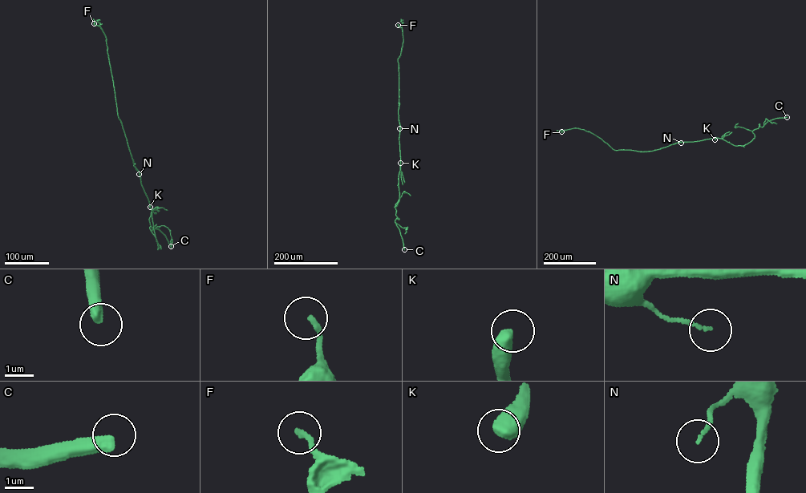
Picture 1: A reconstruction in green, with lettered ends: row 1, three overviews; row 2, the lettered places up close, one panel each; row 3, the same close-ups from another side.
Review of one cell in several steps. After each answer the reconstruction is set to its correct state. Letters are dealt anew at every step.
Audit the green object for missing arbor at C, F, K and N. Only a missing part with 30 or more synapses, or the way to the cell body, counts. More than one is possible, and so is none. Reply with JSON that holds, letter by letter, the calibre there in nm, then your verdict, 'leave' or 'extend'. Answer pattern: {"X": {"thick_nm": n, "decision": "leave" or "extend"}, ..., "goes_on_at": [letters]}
{"C": {"thick_nm": 440, "decision": "leave"}, "F": {"thick_nm": 170, "decision": "leave"}, "K": {"thick_nm": 550, "decision": "leave"}, "N": {"thick_nm": 90, "decision": "leave"}, "goes_on_at": []}

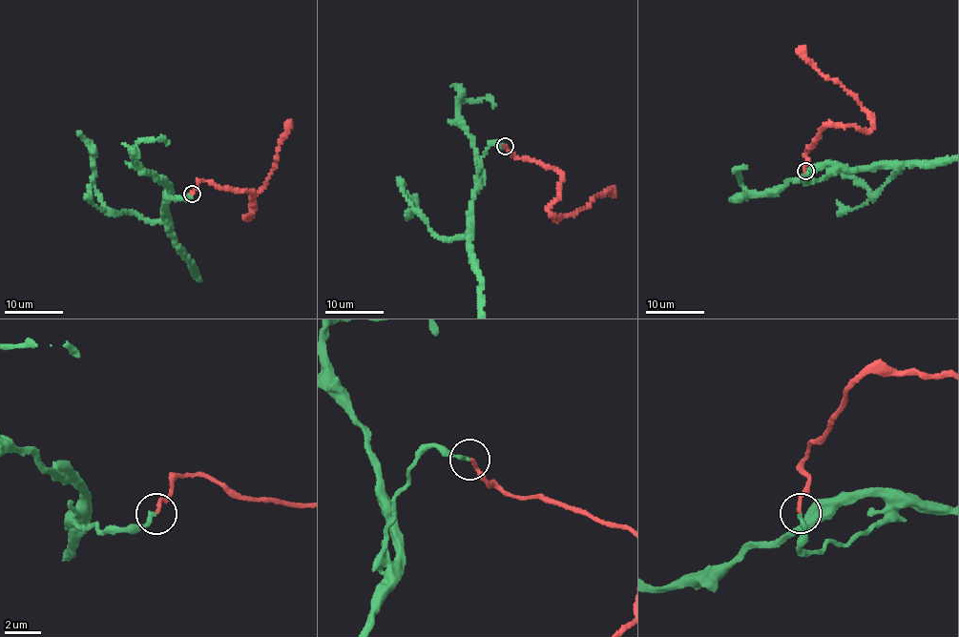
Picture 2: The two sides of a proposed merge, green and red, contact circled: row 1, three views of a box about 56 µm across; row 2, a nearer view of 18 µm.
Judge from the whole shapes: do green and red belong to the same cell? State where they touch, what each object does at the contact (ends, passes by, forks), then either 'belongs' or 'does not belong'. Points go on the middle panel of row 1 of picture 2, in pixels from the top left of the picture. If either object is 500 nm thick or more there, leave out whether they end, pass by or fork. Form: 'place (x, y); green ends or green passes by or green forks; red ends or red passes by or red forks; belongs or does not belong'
place (505, 146); green ends; red ends; belongs

